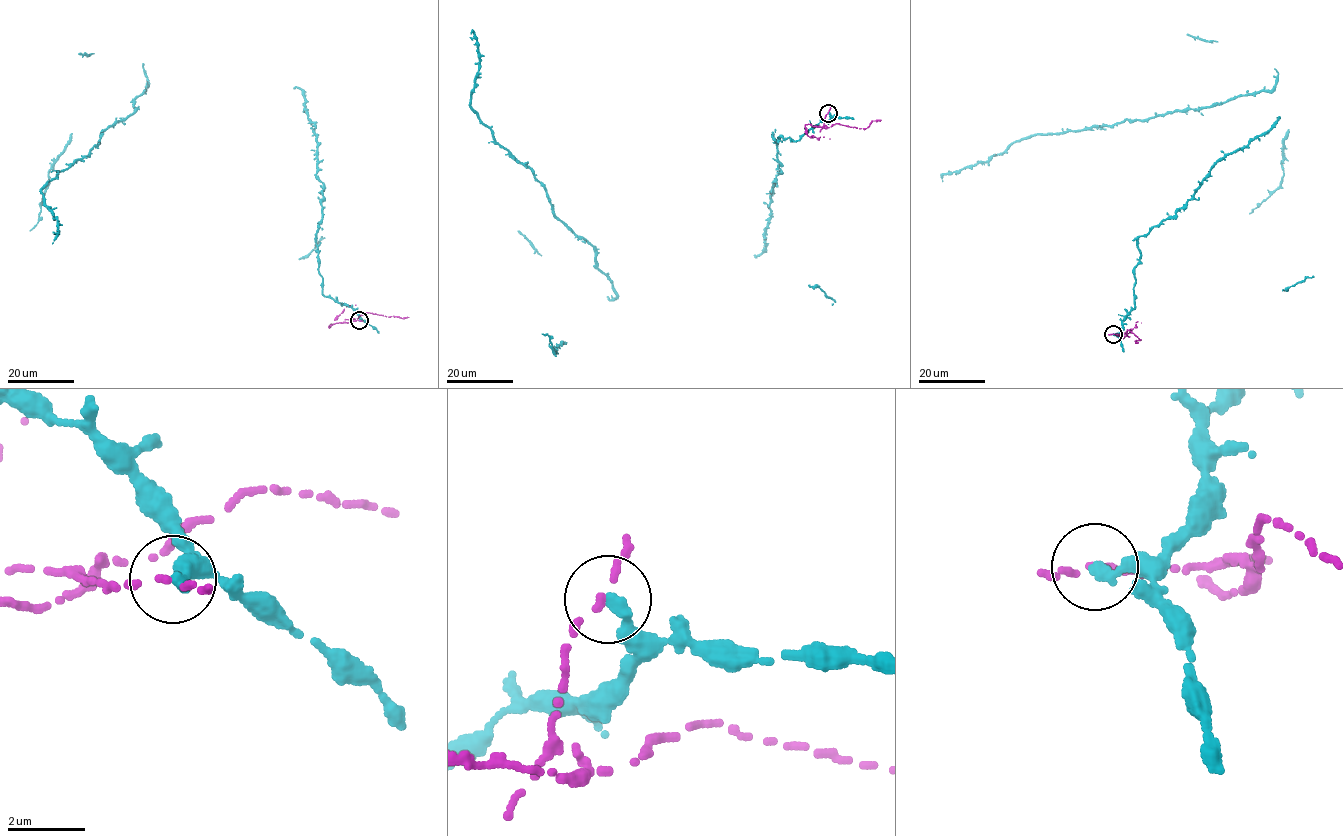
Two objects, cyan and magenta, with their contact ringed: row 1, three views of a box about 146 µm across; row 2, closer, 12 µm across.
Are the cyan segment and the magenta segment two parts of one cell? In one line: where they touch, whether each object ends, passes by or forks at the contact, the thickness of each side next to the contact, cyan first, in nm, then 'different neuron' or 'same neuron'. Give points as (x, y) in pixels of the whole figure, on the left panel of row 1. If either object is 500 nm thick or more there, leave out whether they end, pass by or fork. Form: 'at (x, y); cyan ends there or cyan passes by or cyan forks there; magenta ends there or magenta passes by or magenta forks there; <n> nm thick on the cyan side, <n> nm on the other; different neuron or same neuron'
at (359, 320); cyan ends there; magenta ends there; 320 nm thick on the cyan side, 170 nm on the other; different neuron

